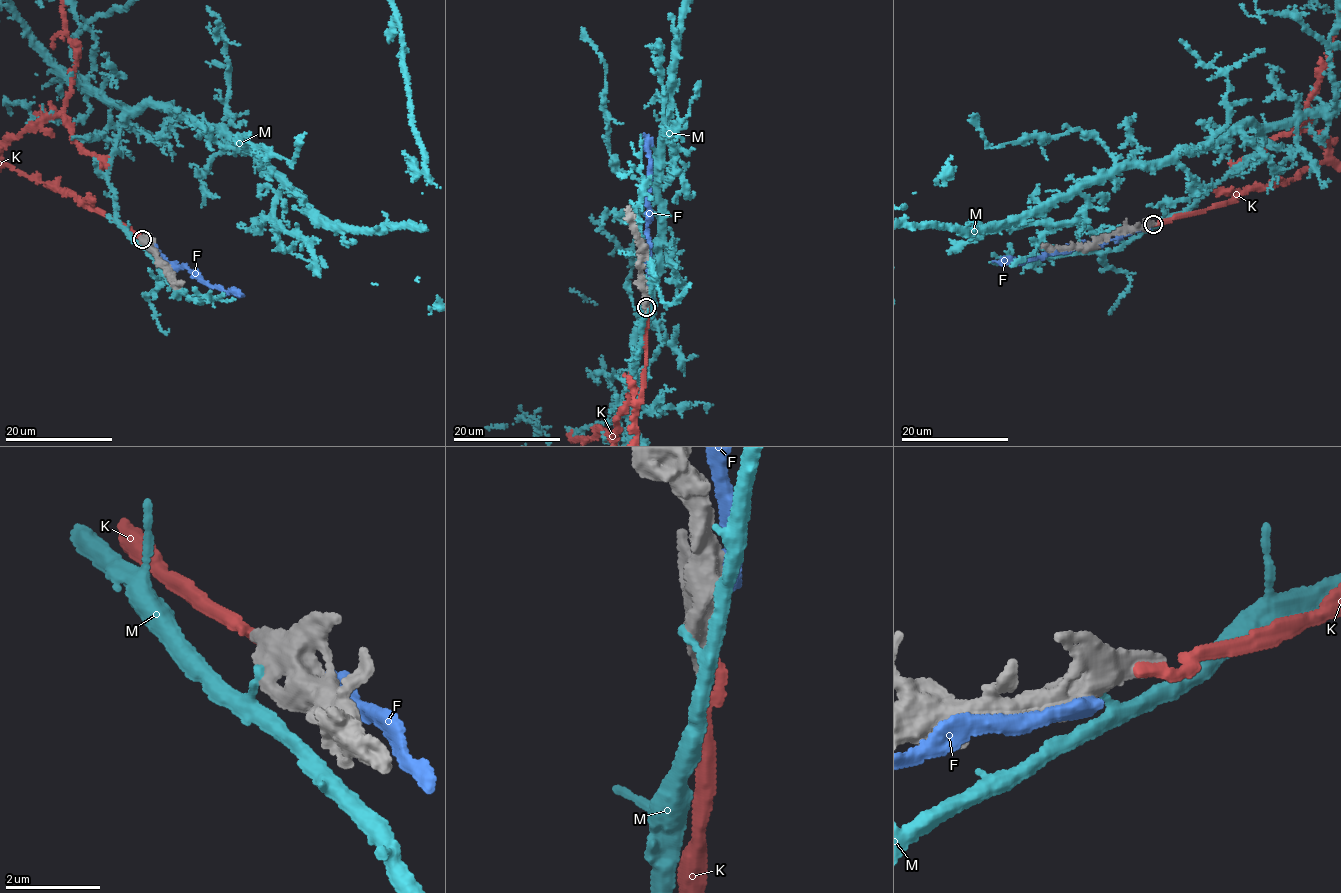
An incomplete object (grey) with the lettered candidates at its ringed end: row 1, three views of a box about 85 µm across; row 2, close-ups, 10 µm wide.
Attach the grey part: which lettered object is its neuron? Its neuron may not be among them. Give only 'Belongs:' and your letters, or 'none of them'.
Belongs: K

